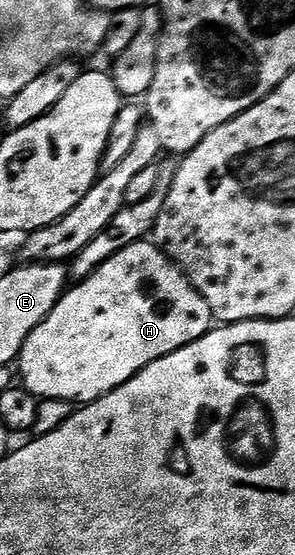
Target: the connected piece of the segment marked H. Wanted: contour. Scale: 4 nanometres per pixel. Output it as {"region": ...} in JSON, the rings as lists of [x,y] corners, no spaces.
{"region":[[[151,241],[134,242],[129,247],[122,248],[116,255],[110,256],[84,281],[77,281],[75,285],[65,290],[56,307],[50,312],[50,316],[46,316],[46,320],[42,320],[42,324],[38,324],[38,328],[34,328],[34,332],[30,332],[30,336],[26,336],[26,344],[18,359],[18,374],[19,377],[20,374],[24,377],[22,379],[24,389],[35,394],[41,400],[57,398],[73,404],[97,402],[102,396],[114,392],[114,388],[126,384],[126,380],[130,380],[138,372],[142,372],[142,368],[154,364],[154,360],[162,360],[162,356],[170,356],[170,352],[178,352],[178,348],[186,348],[186,344],[194,344],[194,340],[198,340],[203,334],[208,333],[213,329],[213,326],[214,319],[210,312],[210,304],[206,304],[204,297],[194,289],[187,276],[180,271],[180,267],[165,256]]]}

